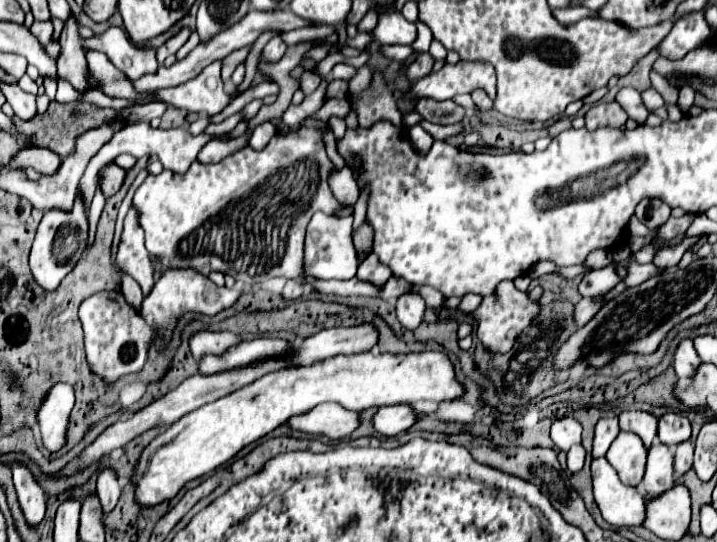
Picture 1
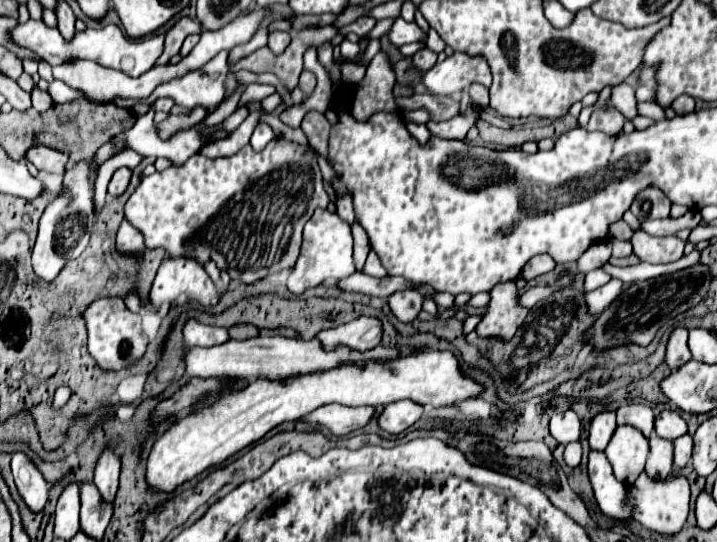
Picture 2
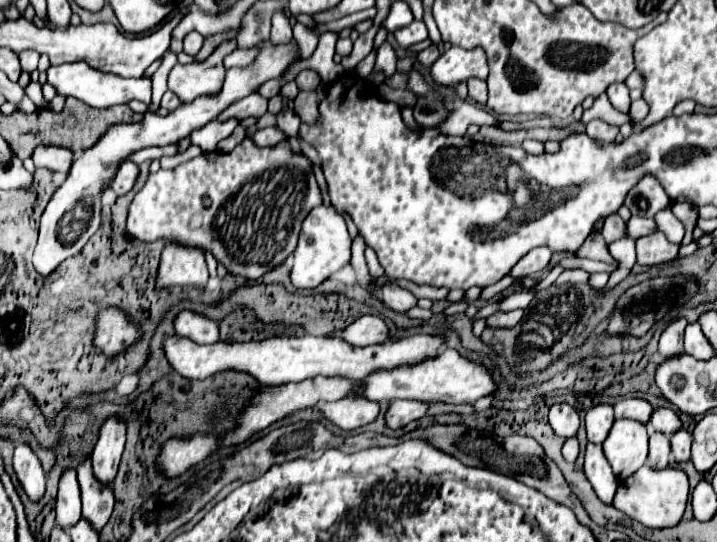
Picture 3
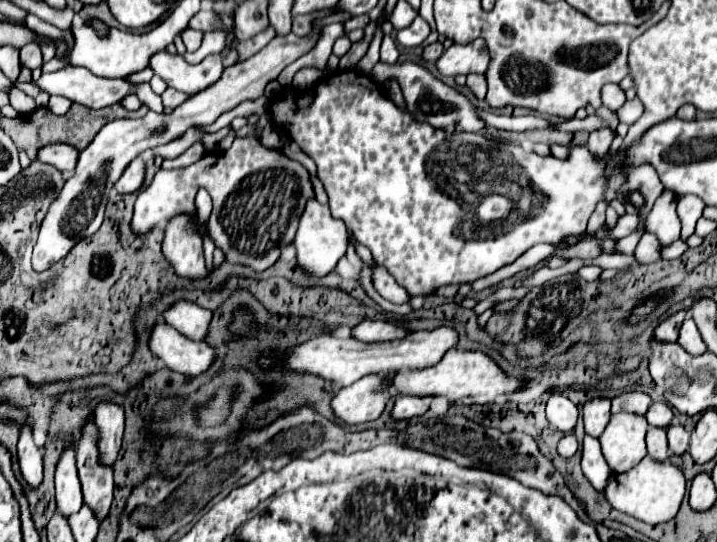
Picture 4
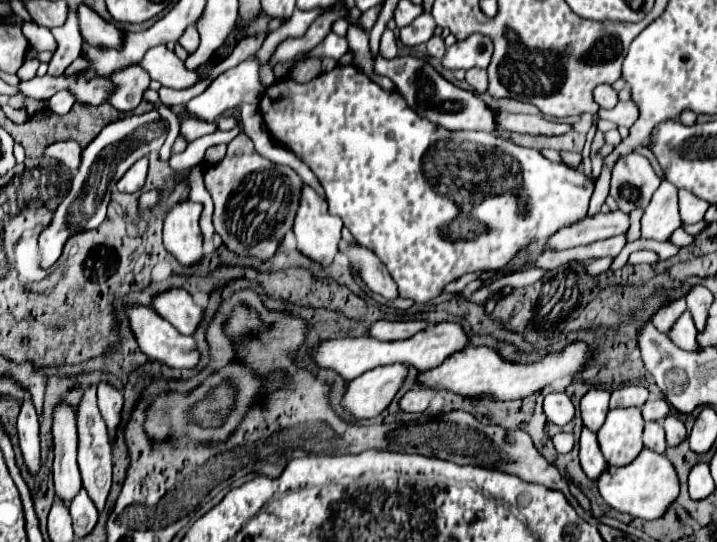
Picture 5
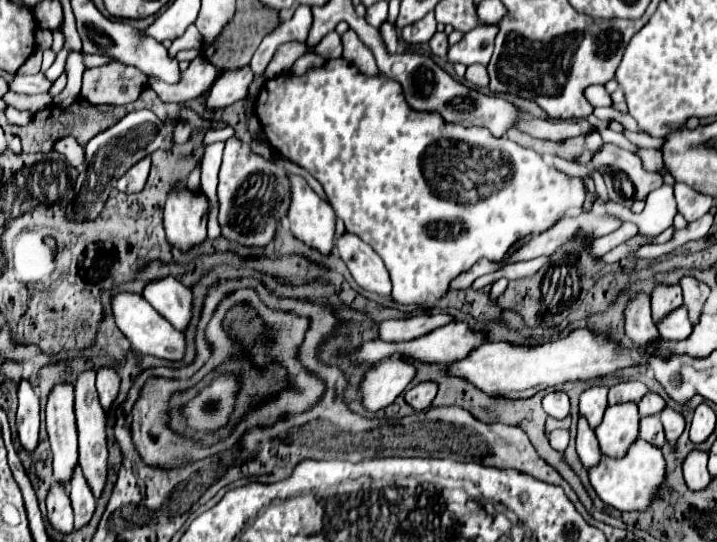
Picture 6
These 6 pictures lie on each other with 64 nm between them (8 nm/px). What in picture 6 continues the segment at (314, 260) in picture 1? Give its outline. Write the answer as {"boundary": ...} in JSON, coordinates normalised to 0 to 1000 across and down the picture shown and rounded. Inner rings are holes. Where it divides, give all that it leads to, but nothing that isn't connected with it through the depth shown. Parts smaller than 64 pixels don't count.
{"boundary":[[[402,321],[407,332],[407,380],[402,384],[404,421],[424,450],[460,469],[466,443],[466,387],[452,373],[430,336],[416,321]]]}

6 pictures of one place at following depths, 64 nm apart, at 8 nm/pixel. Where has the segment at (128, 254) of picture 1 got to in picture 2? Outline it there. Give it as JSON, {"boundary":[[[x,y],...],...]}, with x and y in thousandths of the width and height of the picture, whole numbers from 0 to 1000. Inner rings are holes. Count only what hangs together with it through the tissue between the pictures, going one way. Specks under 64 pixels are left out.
{"boundary":[[[176,406],[170,410],[167,424],[165,424],[165,439],[162,439],[162,458],[170,465],[170,469],[192,469],[201,461],[201,443],[198,443],[198,432],[184,421]]]}

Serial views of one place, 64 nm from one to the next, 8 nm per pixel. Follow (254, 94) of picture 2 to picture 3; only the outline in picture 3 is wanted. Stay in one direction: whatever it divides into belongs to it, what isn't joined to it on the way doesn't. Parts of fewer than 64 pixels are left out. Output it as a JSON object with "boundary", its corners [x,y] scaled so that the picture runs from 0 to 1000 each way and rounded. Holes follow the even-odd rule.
{"boundary":[[[379,146],[375,149],[371,149],[360,166],[357,168],[361,175],[370,179],[371,183],[375,183],[386,173],[391,172],[391,155],[388,146]]]}

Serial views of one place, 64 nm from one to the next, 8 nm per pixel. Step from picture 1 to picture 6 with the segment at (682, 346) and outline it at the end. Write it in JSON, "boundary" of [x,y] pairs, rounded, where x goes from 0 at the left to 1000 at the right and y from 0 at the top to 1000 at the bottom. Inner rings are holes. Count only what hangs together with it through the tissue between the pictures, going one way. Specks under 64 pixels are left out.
{"boundary":[[[915,524],[907,546],[909,587],[921,590],[926,579],[951,565],[951,531],[948,524]]]}

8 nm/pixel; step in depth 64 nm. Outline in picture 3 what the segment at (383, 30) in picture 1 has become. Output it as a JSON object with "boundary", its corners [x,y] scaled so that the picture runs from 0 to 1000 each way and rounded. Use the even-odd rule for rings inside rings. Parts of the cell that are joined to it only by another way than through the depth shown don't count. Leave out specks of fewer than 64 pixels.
{"boundary":[[[577,37],[572,48],[555,52],[550,63],[552,63],[555,81],[558,81],[561,89],[569,89],[569,85],[575,85],[575,81],[580,81],[580,77],[594,74],[594,70],[597,70],[597,52],[594,52],[591,41]]]}

